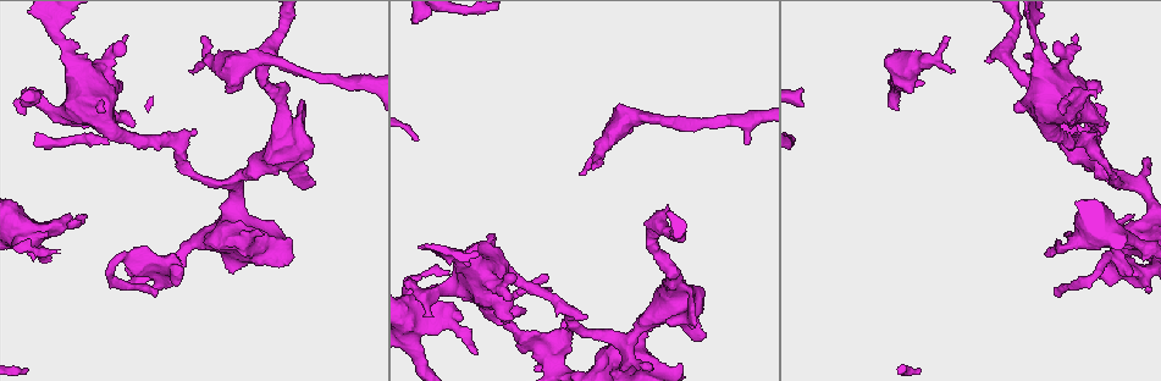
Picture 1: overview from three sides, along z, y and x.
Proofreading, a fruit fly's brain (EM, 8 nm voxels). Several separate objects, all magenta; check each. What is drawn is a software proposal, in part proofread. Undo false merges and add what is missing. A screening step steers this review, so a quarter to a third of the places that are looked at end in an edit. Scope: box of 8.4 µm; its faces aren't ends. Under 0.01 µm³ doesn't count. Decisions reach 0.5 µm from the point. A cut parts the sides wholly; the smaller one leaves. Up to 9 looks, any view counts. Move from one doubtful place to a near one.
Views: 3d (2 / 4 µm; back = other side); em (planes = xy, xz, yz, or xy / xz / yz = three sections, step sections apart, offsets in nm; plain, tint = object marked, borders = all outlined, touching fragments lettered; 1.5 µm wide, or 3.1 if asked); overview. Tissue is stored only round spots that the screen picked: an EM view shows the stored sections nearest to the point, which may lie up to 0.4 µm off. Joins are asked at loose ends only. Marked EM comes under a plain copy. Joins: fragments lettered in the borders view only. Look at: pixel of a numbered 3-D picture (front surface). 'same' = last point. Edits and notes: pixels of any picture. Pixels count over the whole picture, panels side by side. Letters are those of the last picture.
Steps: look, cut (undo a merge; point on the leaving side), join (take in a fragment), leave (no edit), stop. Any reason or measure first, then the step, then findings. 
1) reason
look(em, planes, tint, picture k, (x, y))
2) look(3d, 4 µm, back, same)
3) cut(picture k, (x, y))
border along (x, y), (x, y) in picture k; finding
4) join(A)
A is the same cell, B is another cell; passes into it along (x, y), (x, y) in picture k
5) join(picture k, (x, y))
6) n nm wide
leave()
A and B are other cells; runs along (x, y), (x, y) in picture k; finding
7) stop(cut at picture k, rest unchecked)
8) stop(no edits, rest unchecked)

branch stops here
look(3d, 2 µm, picture 1, (692, 297))

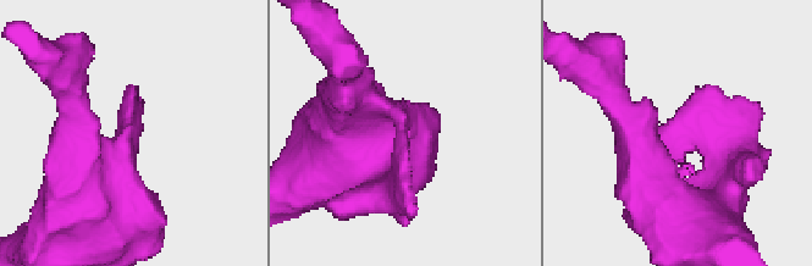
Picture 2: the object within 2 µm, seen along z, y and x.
look(em, xy, step 8, tint, picture 2, (688, 101))

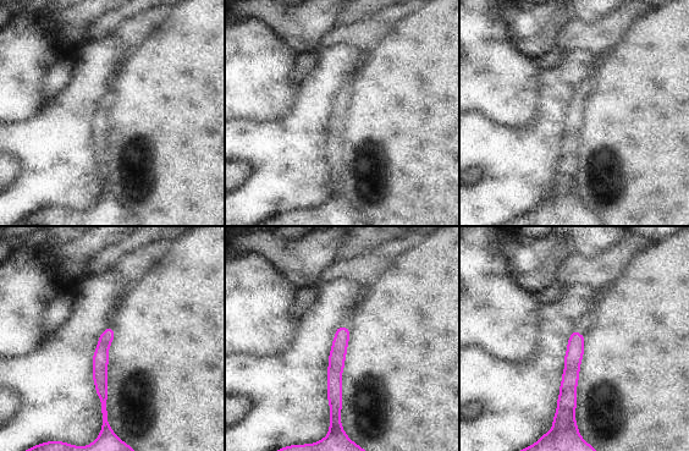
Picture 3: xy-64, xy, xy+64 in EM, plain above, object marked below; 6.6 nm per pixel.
look(em, planes, borders, same)

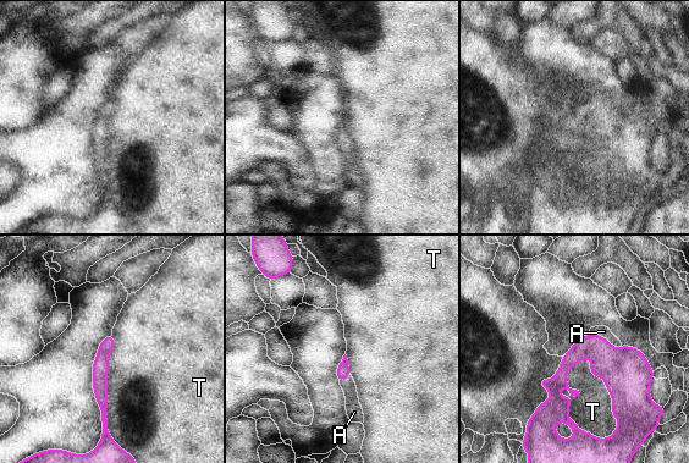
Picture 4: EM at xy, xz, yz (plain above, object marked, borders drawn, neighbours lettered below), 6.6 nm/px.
T touches over 480 nm
join(A)
A is the same cell, T is another cell; passes into it along (626, 370), (605, 339), (604, 331) in picture 4; it goes on there

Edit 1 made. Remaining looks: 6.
thick turns thin
look(em, planes, tint, picture 1, (898, 64))

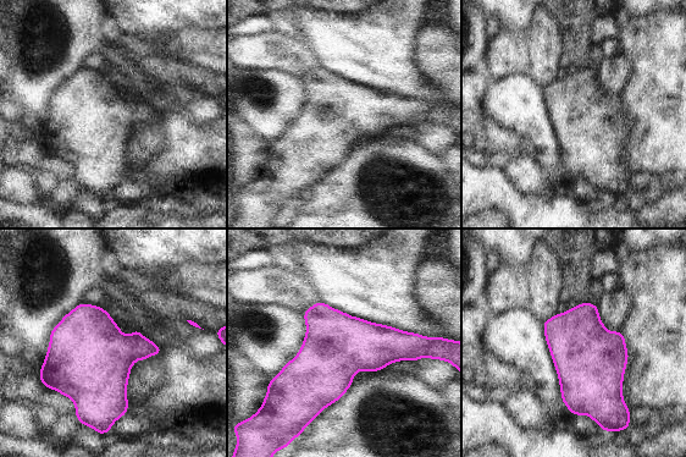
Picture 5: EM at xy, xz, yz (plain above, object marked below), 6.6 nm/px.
see the neighbours
look(em, planes, borders, same)

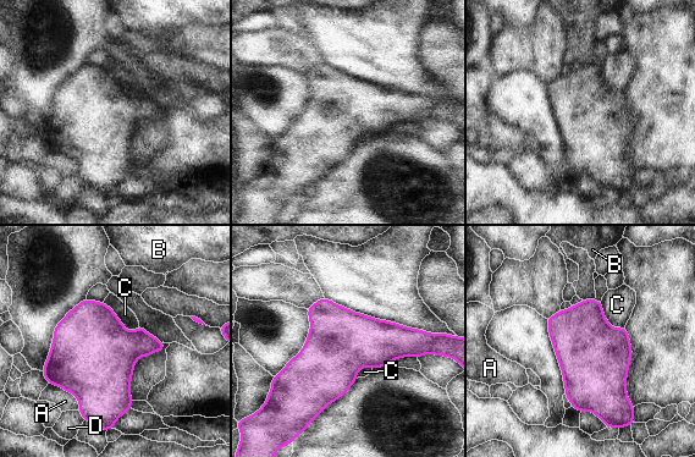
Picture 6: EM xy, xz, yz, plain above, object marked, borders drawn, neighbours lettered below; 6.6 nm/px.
C touches over 280 nm
leave()
A, B, C and D are other cells; one cell here

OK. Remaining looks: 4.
free end
look(3d, 4 µm, picture 1, (1087, 124))

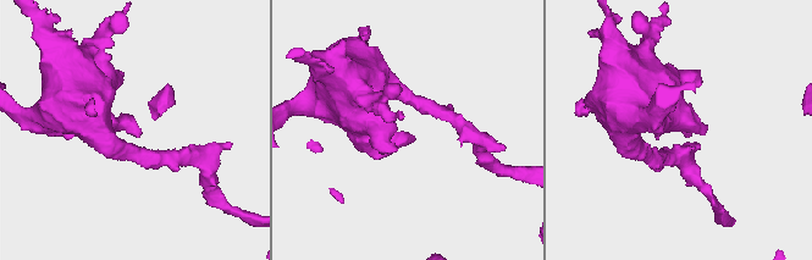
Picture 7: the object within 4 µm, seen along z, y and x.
look(em, yz, step 8, borders, picture 7, (412, 138))

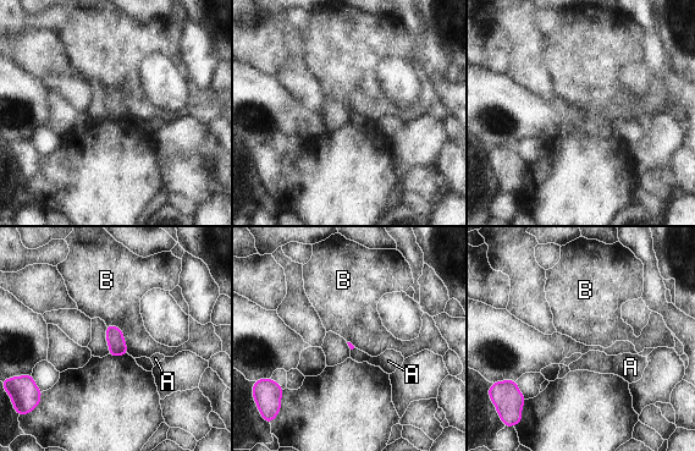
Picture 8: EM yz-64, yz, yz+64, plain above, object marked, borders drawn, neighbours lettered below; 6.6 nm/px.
B touches over 240 nm
leave()
A and B are other cells; border along (108, 324), (123, 334), (128, 353) in picture 8; none of them fits

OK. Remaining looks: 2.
branch stops here
look(em, planes, borders, picture 1, (45, 232))

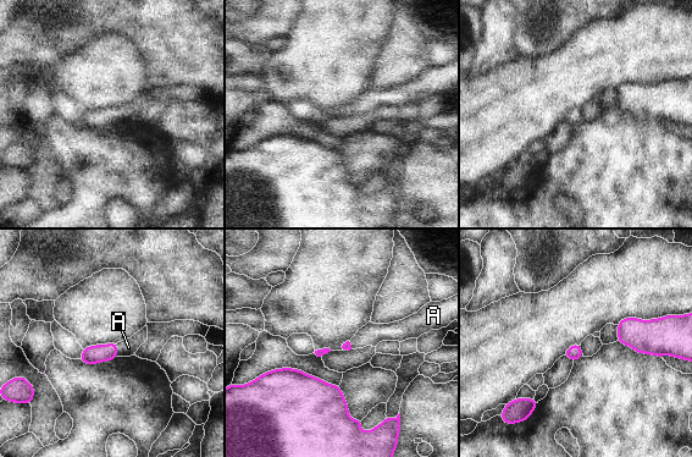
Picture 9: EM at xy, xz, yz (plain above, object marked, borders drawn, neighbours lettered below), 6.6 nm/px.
join(A)
A is the same cell; passes into it along (92, 354), (116, 350), (128, 347) in picture 9; it goes on there

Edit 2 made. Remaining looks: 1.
stop(join at picture 4, join at picture 9, rest unchecked)

